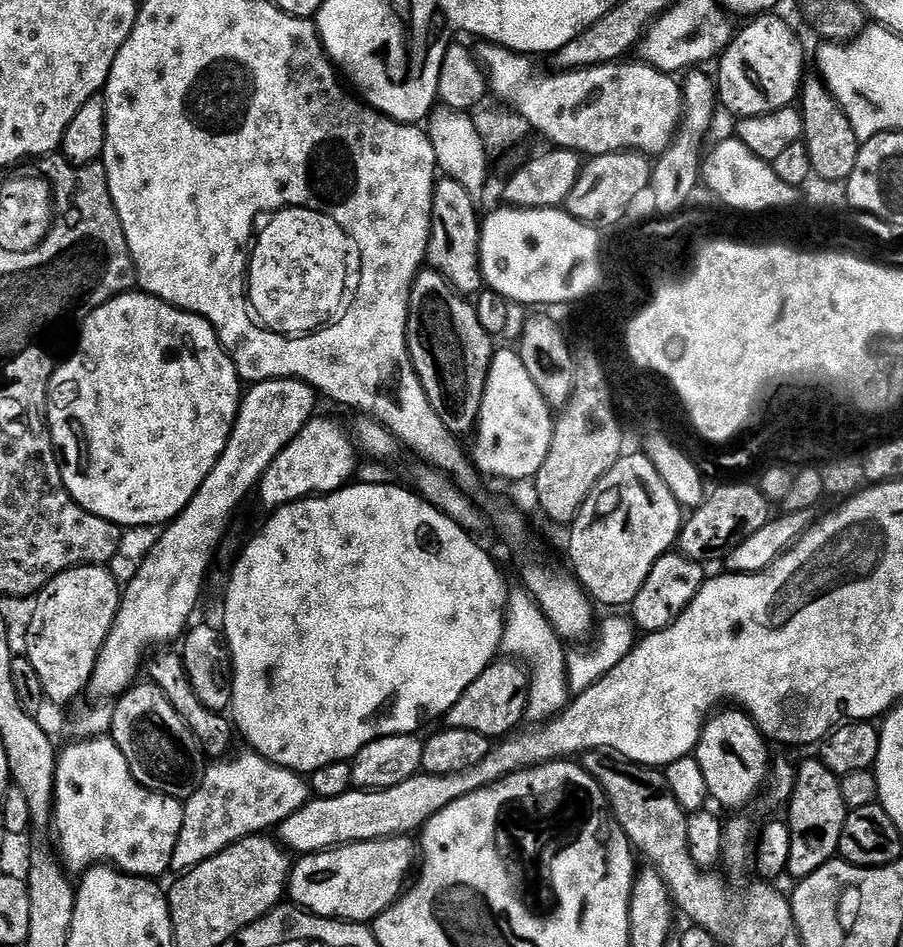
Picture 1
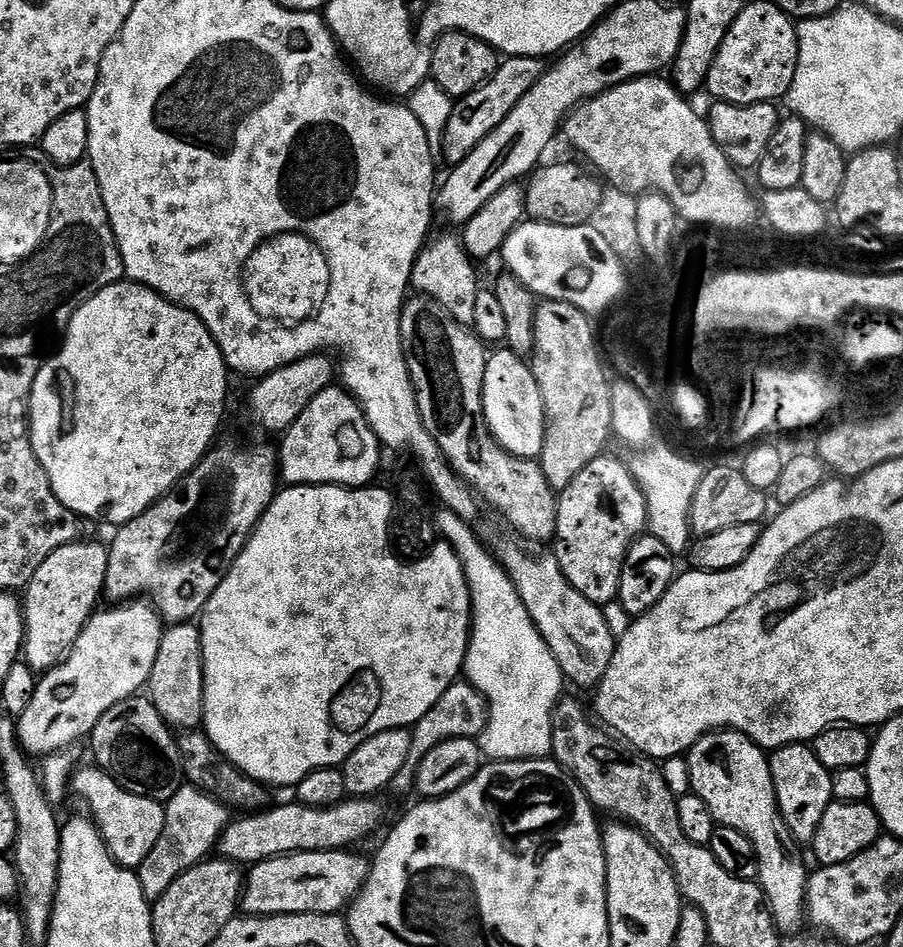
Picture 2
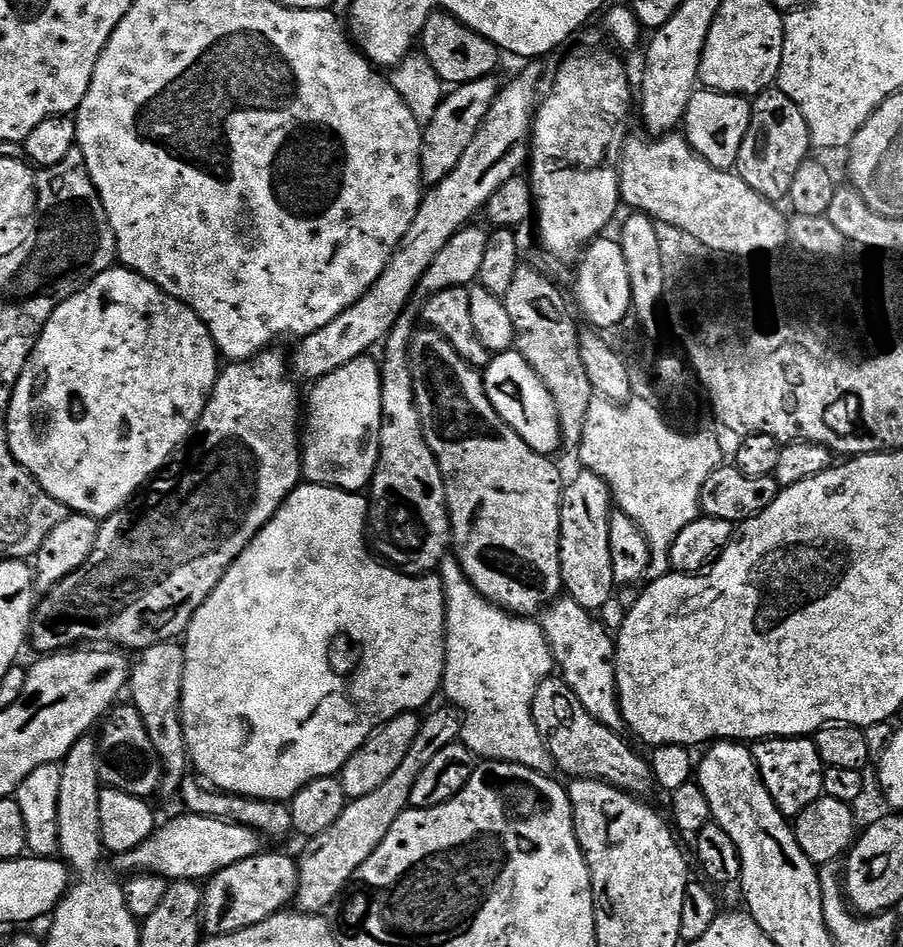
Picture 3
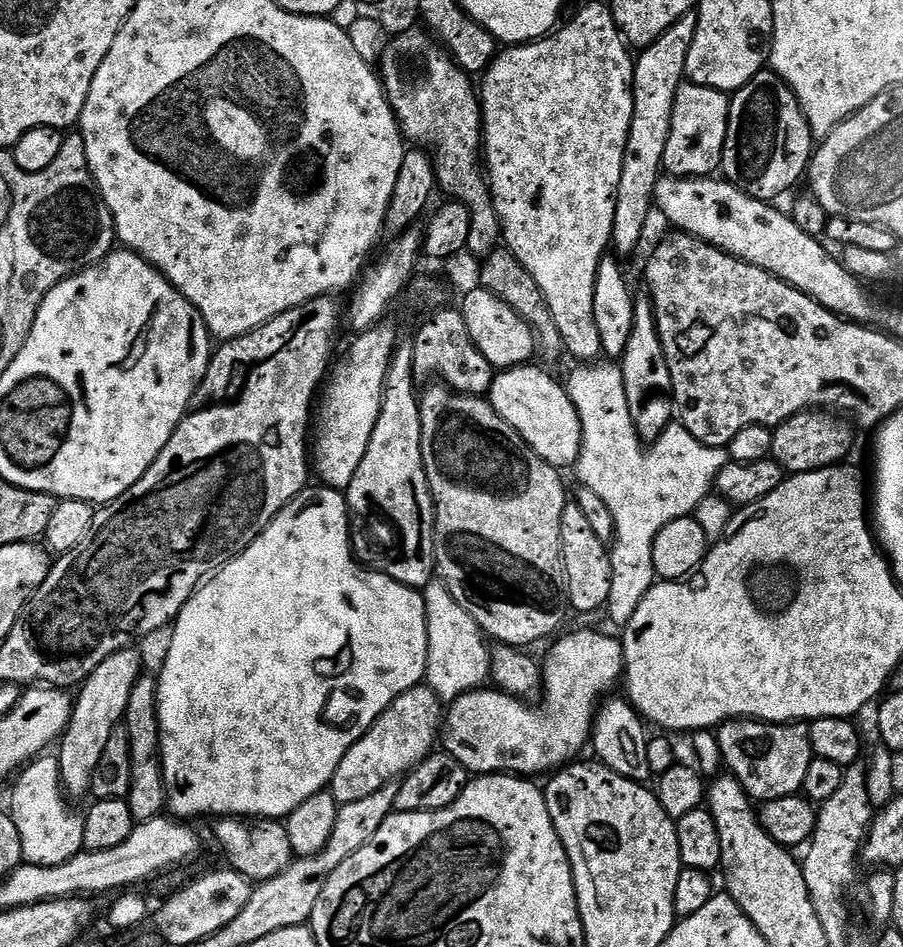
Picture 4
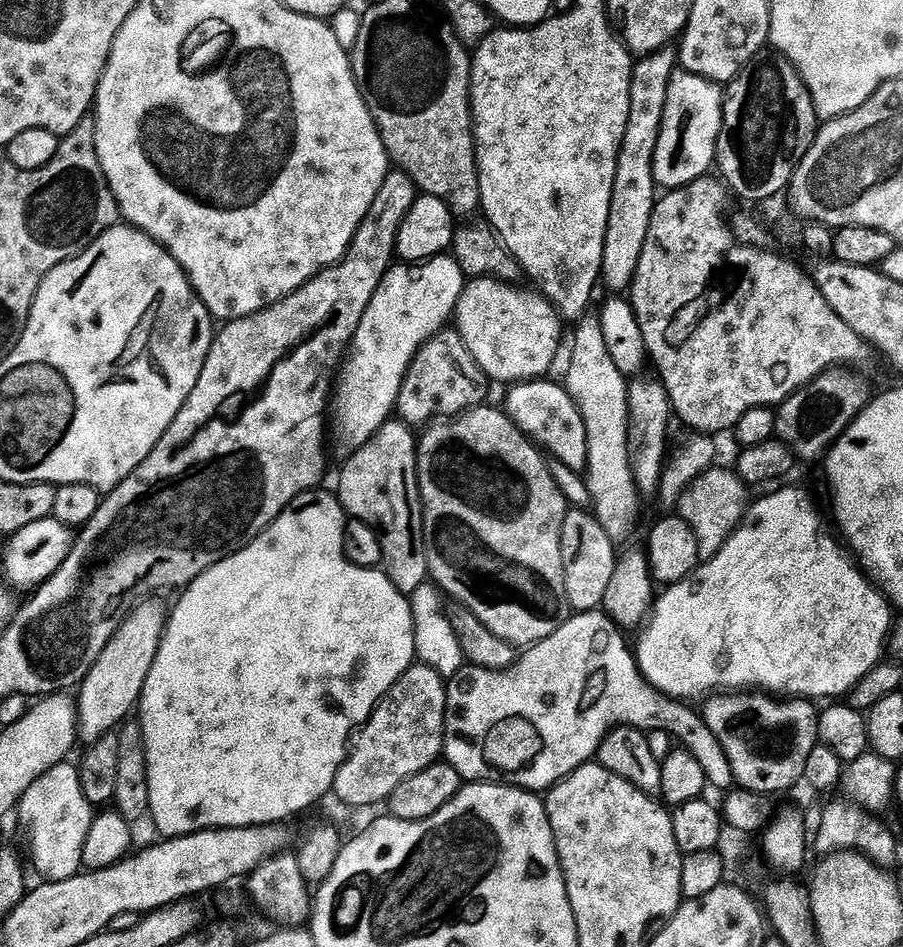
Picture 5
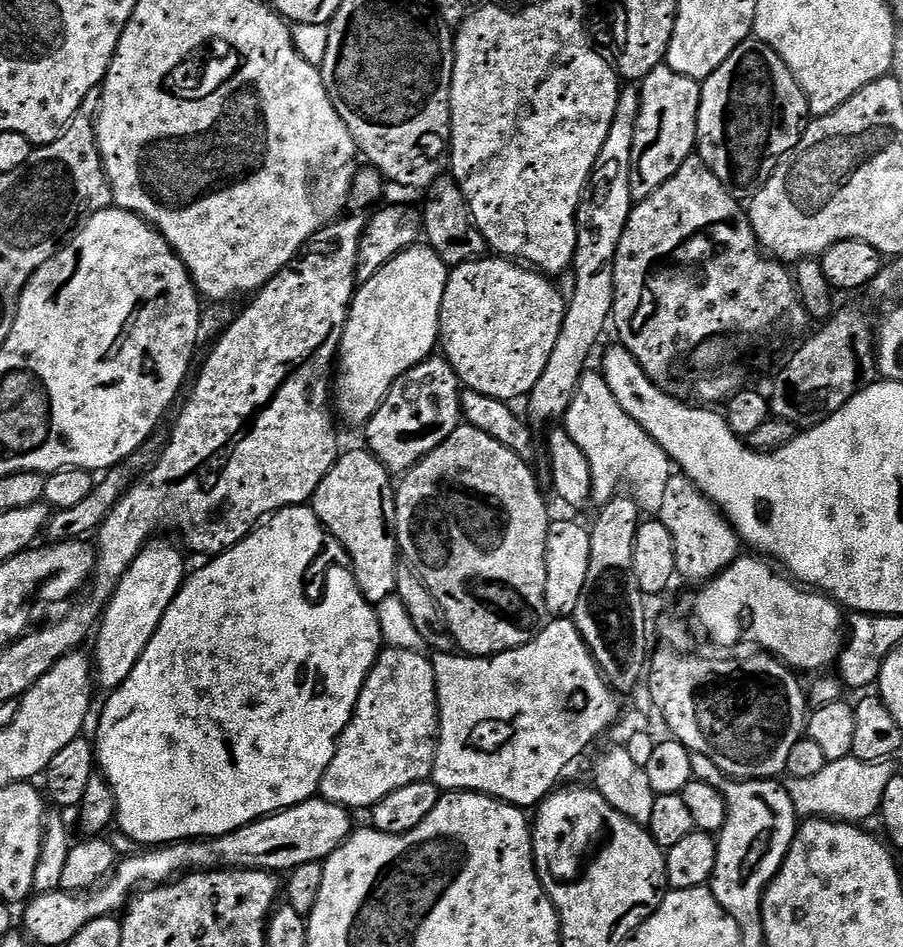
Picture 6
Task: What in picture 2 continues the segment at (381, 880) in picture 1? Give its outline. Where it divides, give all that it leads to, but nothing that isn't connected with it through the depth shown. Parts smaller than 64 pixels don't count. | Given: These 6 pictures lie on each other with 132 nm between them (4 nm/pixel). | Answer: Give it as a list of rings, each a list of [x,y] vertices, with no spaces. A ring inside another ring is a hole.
[[[348,850],[334,852],[292,852],[289,856],[275,856],[264,860],[260,864],[251,865],[247,869],[242,893],[242,908],[249,917],[259,918],[262,916],[301,916],[316,912],[320,916],[340,914],[351,905],[360,893],[365,882],[368,881],[367,859],[360,856],[351,856]]]

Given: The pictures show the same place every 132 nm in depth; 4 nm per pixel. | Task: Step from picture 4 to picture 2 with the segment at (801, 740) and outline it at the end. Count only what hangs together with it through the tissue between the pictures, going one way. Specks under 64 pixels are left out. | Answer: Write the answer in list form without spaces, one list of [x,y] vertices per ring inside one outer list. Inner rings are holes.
[[[807,743],[788,744],[771,753],[772,777],[780,816],[786,822],[793,840],[810,842],[824,811],[834,803],[832,796],[833,773],[821,762]]]

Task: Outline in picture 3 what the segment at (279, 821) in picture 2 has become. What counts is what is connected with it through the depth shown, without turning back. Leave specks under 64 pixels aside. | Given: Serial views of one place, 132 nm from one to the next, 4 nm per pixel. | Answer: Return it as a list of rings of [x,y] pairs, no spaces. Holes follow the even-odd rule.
[[[183,815],[174,817],[169,824],[161,823],[152,837],[142,842],[142,846],[119,853],[115,857],[115,871],[163,876],[169,882],[204,882],[216,872],[226,870],[226,866],[234,866],[234,862],[261,855],[262,837],[254,829],[241,824],[229,824],[227,820],[215,820],[209,816]]]

